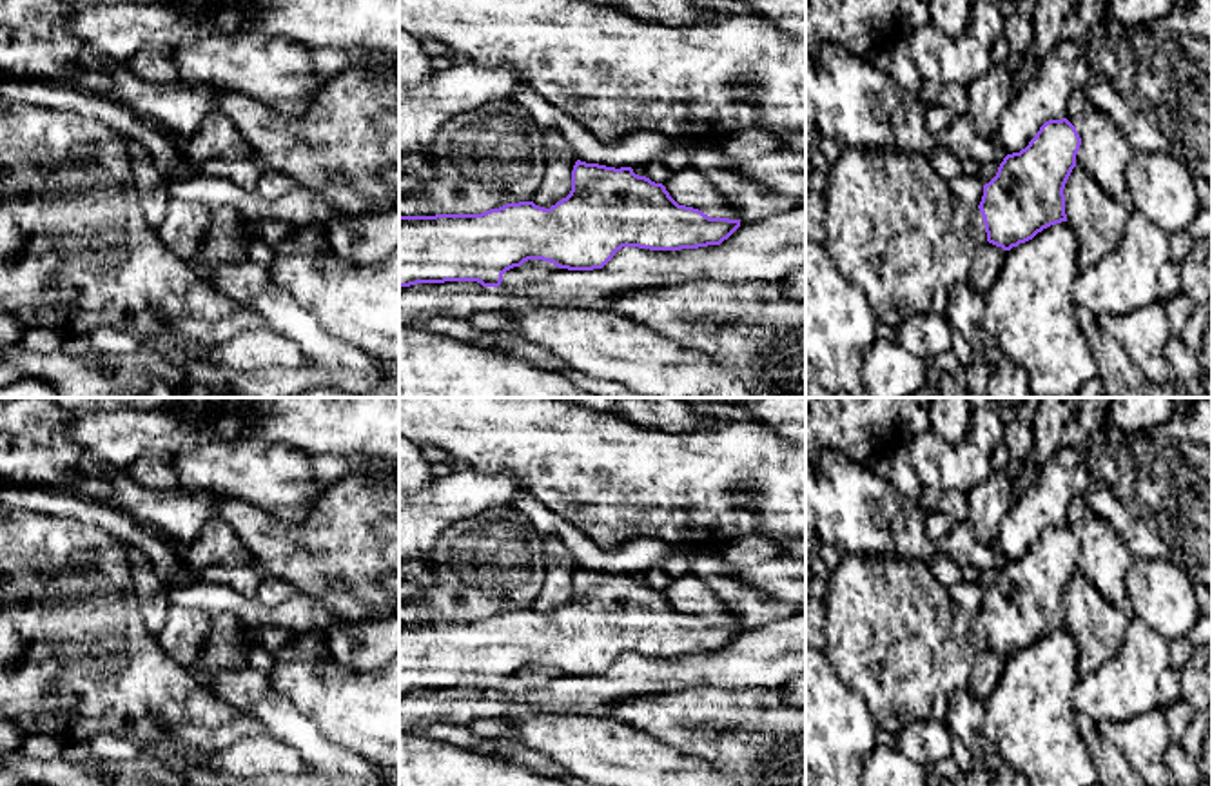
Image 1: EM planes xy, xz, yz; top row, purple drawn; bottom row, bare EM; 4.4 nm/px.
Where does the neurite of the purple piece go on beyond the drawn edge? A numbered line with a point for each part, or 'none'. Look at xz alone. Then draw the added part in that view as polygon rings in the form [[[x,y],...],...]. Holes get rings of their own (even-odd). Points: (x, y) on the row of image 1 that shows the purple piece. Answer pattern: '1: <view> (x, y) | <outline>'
none

